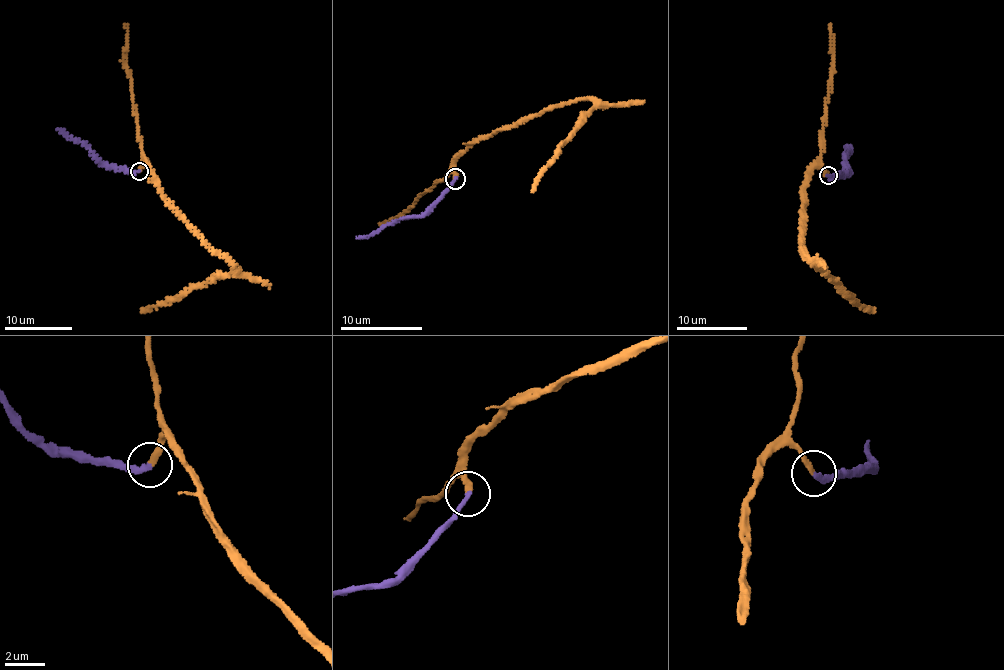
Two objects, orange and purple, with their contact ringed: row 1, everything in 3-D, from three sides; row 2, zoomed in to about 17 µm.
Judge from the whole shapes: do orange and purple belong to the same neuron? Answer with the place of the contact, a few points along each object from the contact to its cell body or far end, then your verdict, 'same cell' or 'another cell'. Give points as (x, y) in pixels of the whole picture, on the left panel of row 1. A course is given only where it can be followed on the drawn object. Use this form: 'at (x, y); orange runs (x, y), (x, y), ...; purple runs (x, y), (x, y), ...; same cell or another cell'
at (139, 171); orange runs (138, 170), (144, 161), (166, 204), (230, 263), (232, 269), (142, 311); purple runs (138, 170), (128, 172), (106, 165), (86, 146), (58, 129); same cell

